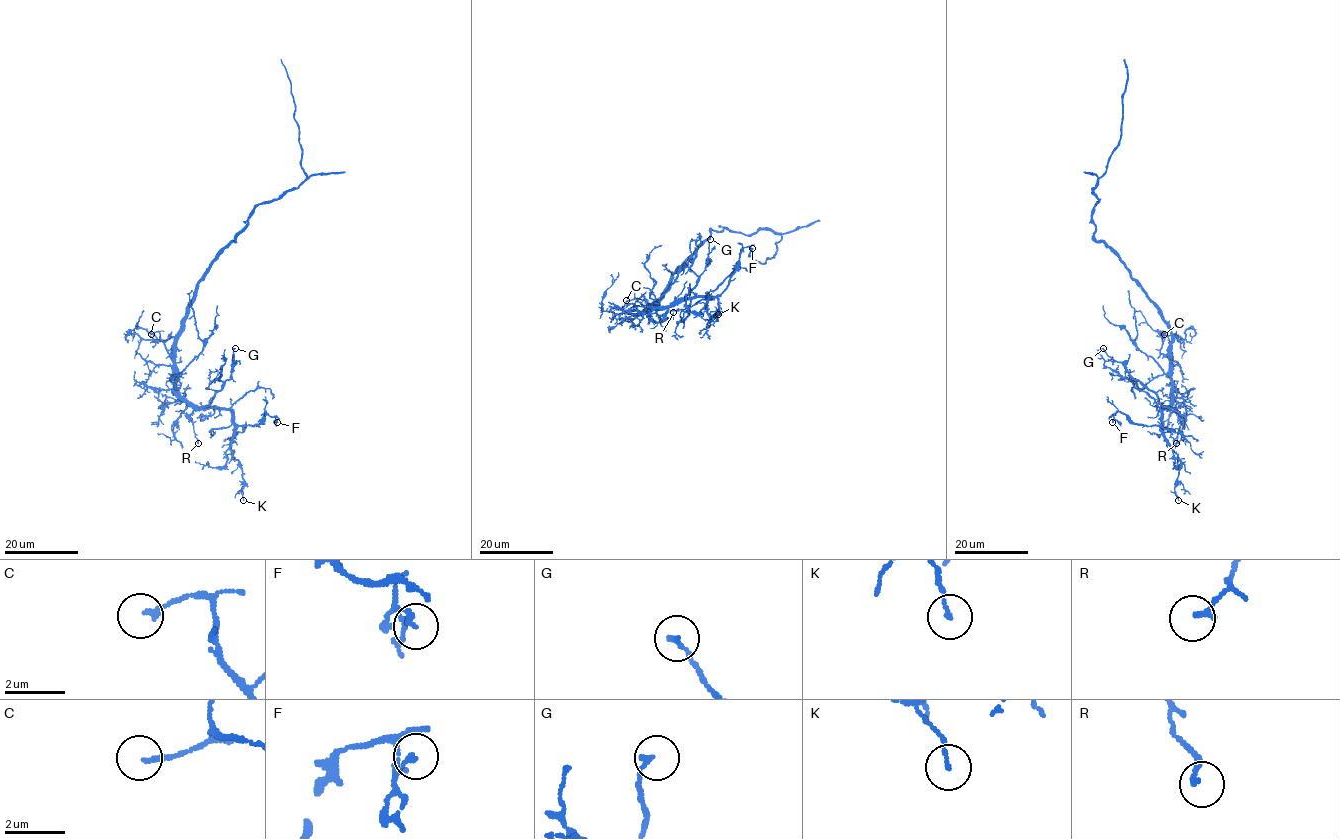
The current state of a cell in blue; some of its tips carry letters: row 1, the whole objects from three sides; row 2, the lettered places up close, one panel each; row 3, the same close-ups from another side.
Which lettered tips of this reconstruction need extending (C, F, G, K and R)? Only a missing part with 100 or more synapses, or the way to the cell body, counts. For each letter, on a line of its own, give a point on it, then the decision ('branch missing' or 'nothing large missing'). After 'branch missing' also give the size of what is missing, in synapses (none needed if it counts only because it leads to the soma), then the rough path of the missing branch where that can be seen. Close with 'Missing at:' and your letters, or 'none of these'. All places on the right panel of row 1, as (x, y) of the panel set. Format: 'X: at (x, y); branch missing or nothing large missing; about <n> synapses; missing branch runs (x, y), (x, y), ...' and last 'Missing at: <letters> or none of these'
C: at (1164, 334); nothing large missing
F: at (1112, 422); nothing large missing
G: at (1103, 348); nothing large missing
K: at (1178, 500); nothing large missing
R: at (1176, 443); nothing large missing
Missing at: none of these

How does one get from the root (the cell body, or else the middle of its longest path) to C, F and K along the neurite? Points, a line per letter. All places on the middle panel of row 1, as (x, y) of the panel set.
C: (679, 267), (653, 307), (643, 296), (626, 300)
F: (679, 267), (659, 301), (650, 307), (718, 296), (736, 268), (740, 251), (752, 248)
K: (679, 267), (659, 301), (650, 307), (705, 297), (709, 299), (706, 311), (714, 317), (716, 310), (718, 314)

